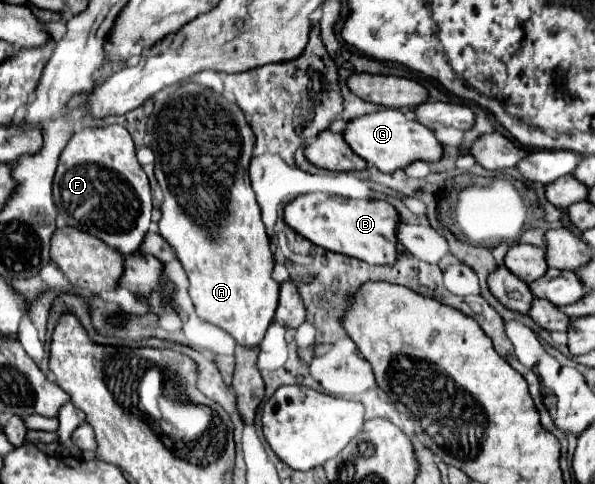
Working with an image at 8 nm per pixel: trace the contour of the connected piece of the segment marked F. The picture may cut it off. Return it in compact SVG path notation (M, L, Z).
M114 124L106 128L84 128L72 134L72 138L66 144L66 152L60 154L52 194L58 214L66 220L68 226L100 238L110 248L118 250L122 256L136 252L150 228L150 212L152 212L150 184L142 166L136 160L134 142L124 126Z

